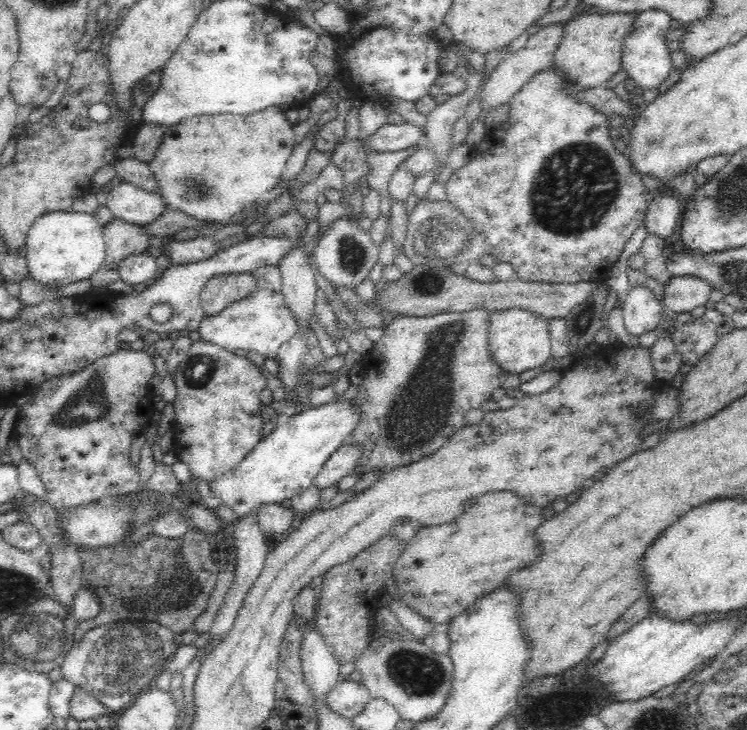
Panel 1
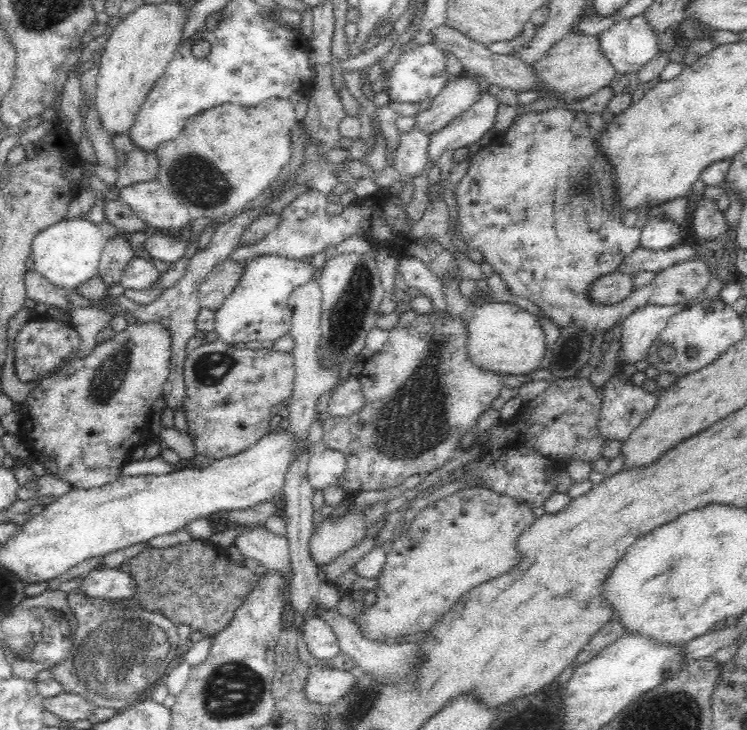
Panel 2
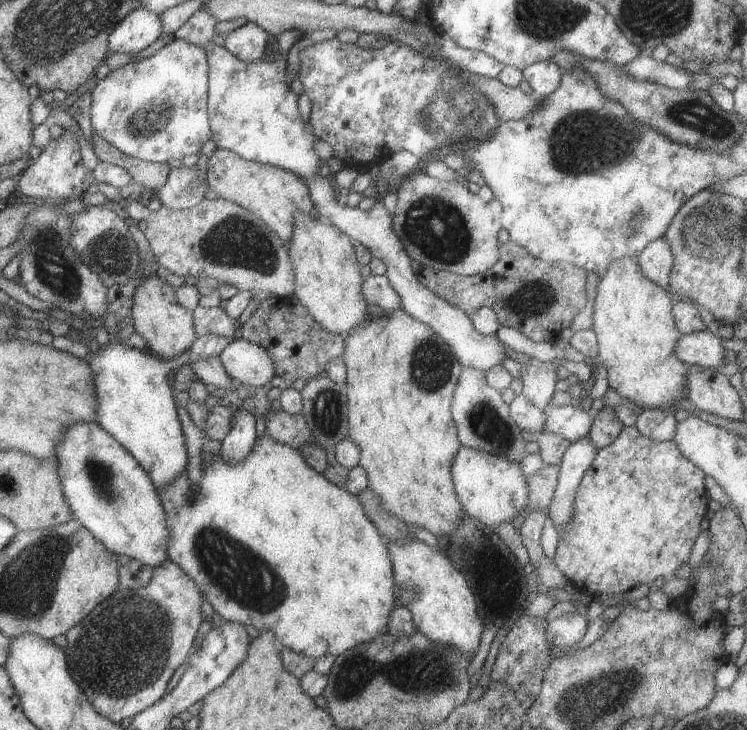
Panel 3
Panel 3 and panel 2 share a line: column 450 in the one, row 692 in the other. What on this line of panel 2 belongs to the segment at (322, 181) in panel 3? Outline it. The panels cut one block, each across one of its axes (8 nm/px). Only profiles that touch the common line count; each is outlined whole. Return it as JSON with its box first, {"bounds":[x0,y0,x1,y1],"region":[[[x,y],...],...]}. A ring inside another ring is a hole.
{"bounds":[304,668,358,707],"region":[[[313,668],[304,686],[307,700],[323,707],[338,703],[351,692],[358,676],[354,671],[344,672],[340,669]]]}

